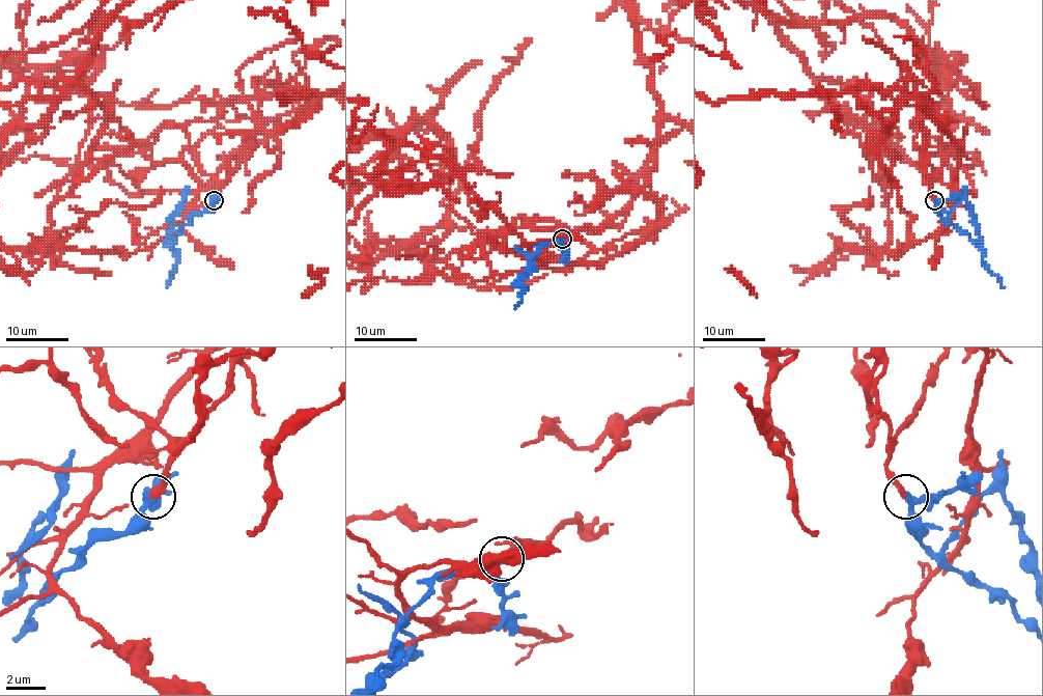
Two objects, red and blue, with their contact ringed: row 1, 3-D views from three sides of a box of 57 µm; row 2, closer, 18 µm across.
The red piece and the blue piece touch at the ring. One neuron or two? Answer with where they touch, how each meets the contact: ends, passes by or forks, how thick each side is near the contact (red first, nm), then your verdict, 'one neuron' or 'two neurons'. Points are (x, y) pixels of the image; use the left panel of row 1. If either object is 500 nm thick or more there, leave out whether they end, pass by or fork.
(214, 200) | red ends | blue passes by | 360/320 nm | one neuron

